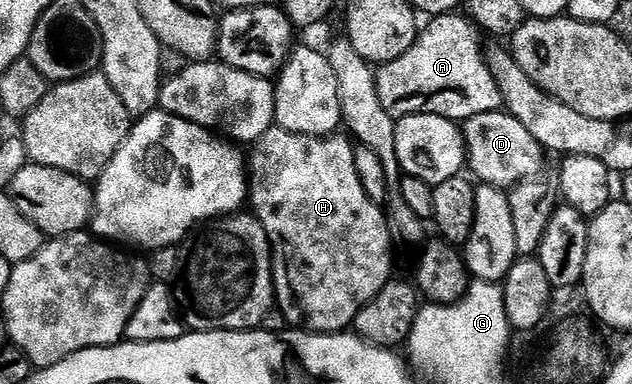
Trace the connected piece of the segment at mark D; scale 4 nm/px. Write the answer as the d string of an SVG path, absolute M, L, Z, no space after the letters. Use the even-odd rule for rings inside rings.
M507 111L483 113L466 119L462 122L462 136L466 146L466 165L469 170L472 168L471 176L477 182L495 185L497 189L508 191L519 181L535 178L539 174L536 172L540 169L542 156L540 145L534 139L534 135L530 135L530 131L526 131L526 127L522 127L522 123L518 123L518 119L511 117Z

